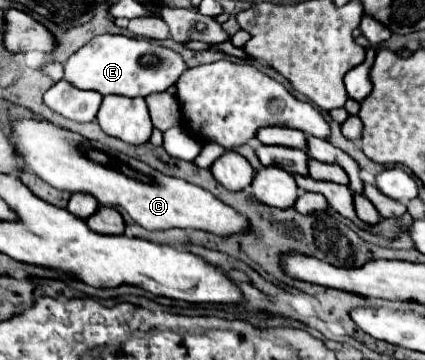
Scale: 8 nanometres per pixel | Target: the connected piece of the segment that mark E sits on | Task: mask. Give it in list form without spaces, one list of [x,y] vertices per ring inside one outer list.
[[[101,34],[67,60],[65,80],[81,90],[95,90],[103,96],[119,94],[127,98],[147,98],[149,94],[159,94],[175,86],[185,70],[187,64],[183,62],[181,54],[165,46],[159,46],[145,38]]]

